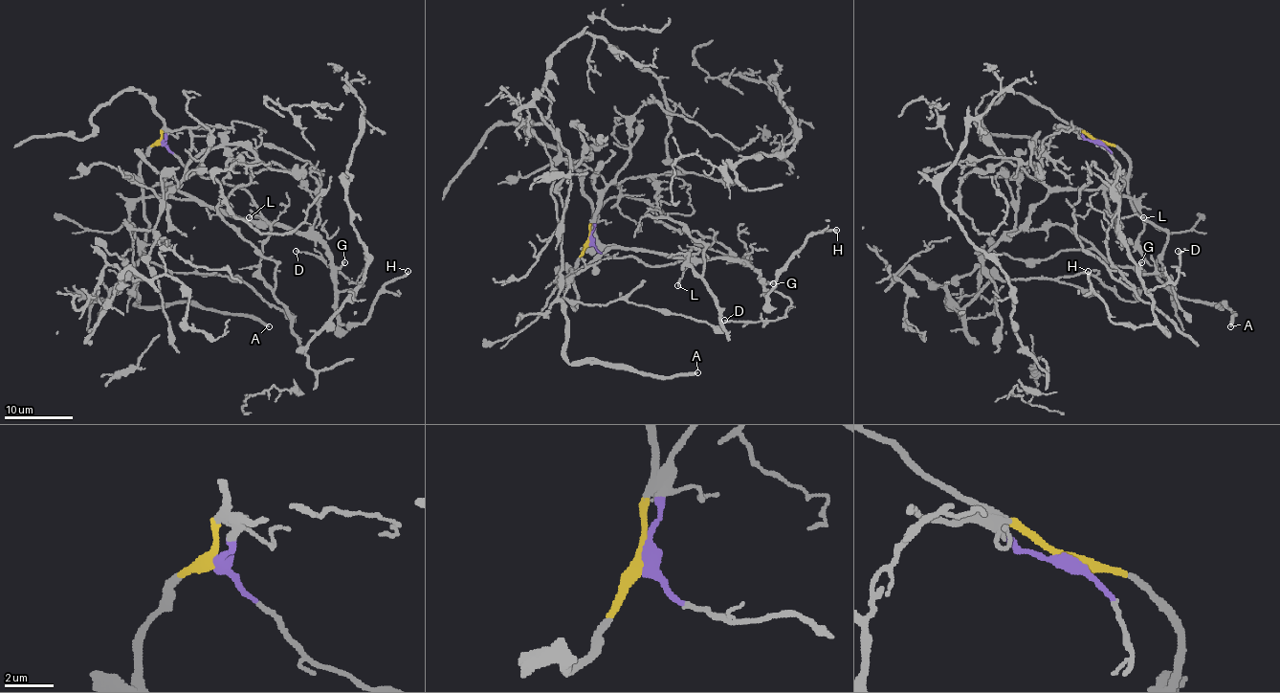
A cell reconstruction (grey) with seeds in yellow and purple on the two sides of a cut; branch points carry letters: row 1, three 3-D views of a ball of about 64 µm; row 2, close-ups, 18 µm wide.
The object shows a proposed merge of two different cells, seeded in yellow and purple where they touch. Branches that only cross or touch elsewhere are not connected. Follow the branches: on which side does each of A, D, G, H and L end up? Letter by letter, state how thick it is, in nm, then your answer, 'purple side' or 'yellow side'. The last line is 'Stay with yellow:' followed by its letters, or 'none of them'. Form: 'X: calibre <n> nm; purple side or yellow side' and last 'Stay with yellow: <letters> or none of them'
A: calibre 280 nm; yellow side
D: calibre 180 nm; yellow side
G: calibre 140 nm; yellow side
H: calibre 280 nm; yellow side
L: calibre 130 nm; yellow side
Stay with yellow: A, D, G, H, L

